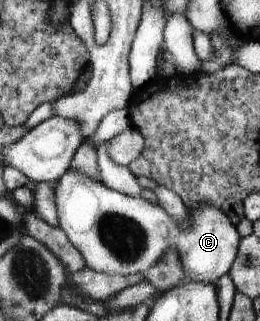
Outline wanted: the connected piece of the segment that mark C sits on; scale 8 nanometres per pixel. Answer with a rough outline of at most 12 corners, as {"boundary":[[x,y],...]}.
{"boundary":[[71,169],[59,227],[96,272],[145,273],[176,249],[214,285],[237,225],[213,204],[178,224],[159,203]]}

